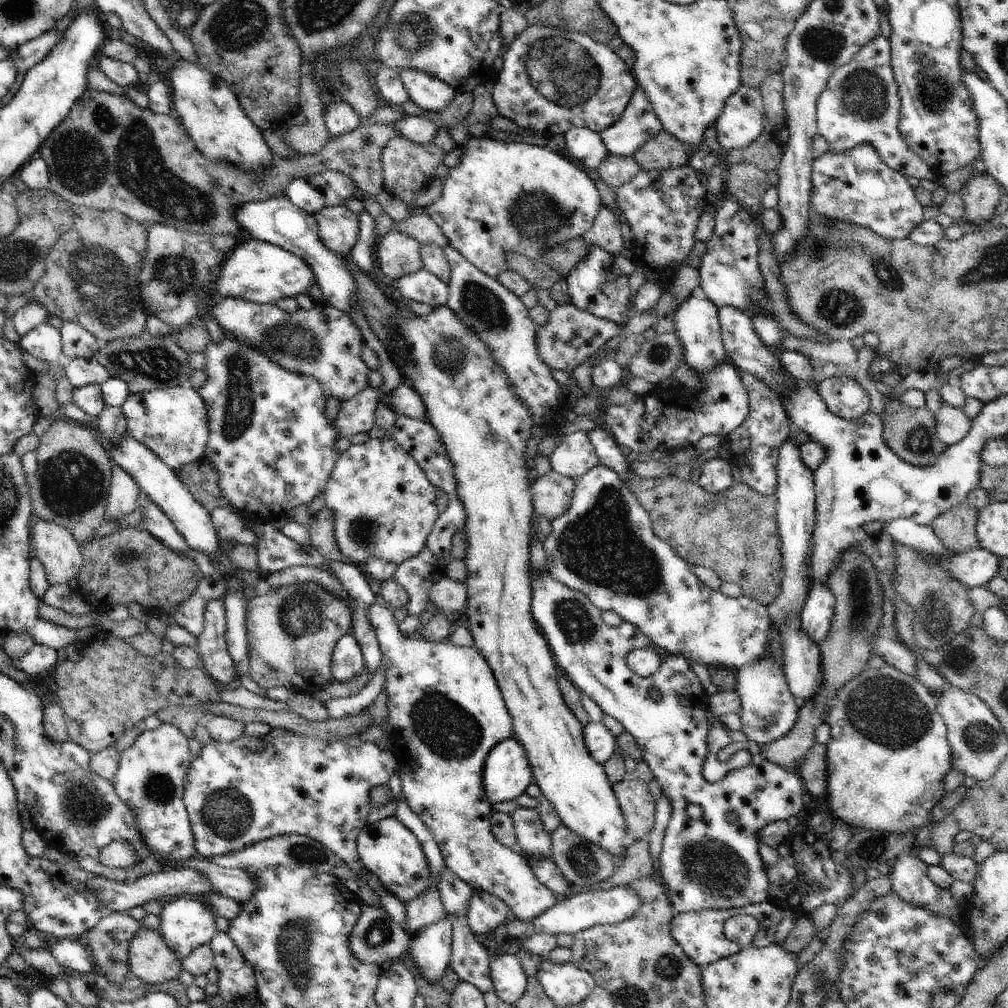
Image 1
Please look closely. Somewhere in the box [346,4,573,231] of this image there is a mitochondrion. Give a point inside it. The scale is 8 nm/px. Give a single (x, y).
(416, 33)

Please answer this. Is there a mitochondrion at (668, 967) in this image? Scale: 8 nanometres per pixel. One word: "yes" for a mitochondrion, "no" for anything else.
yes

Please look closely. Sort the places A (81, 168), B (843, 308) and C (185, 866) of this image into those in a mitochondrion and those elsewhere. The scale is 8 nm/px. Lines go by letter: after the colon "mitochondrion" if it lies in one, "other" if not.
A: mitochondrion
B: mitochondrion
C: other

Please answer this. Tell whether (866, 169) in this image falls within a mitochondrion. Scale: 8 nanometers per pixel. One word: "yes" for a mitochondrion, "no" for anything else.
yes

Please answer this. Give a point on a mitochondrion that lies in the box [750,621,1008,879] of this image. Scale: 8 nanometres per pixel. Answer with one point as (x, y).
(885, 710)

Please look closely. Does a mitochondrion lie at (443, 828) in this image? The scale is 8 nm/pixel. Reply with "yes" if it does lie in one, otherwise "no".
no

